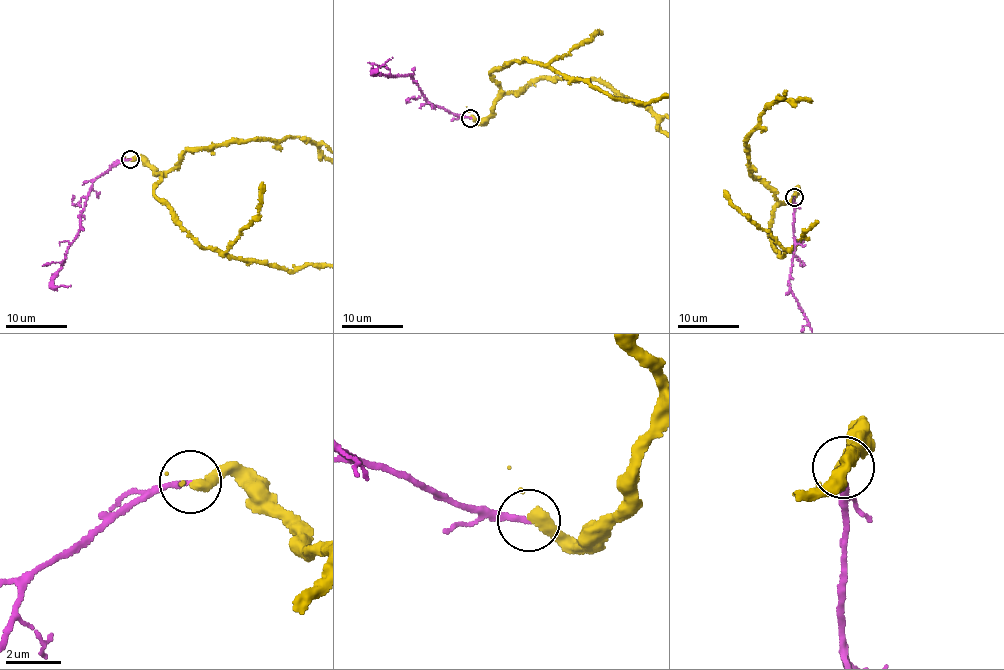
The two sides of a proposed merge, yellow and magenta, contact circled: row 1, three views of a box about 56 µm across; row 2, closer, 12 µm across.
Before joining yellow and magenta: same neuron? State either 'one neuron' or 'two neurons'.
two neurons

